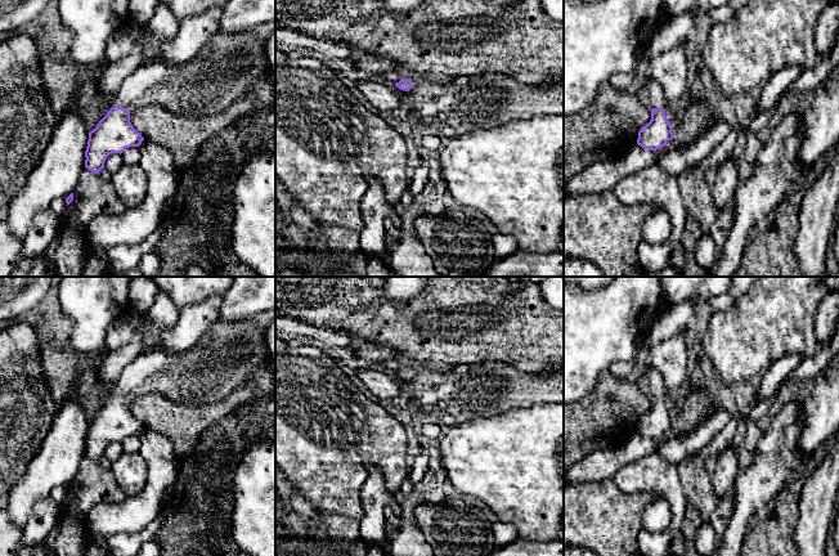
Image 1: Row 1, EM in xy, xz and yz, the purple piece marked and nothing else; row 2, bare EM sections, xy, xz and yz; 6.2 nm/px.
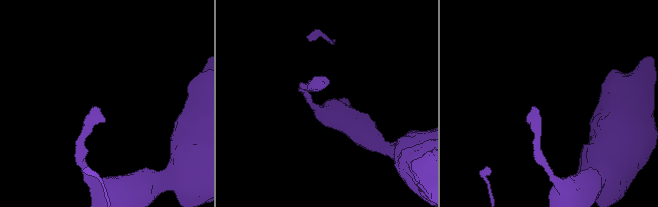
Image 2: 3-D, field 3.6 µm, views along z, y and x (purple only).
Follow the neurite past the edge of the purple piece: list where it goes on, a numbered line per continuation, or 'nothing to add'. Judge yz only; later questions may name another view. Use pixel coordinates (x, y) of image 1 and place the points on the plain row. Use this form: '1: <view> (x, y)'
1: yz (656, 384)

